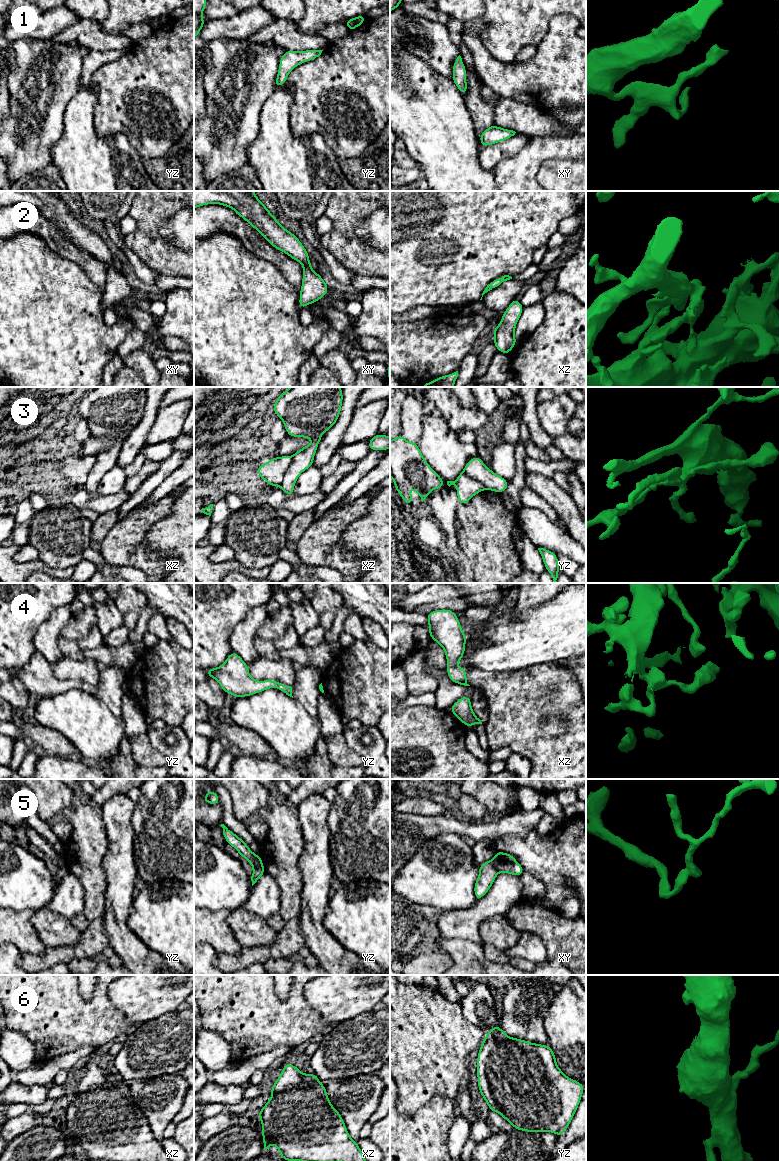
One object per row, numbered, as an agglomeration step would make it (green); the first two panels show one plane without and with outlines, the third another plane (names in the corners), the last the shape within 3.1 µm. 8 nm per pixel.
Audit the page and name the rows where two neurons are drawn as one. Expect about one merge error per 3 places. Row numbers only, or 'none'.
3, 5

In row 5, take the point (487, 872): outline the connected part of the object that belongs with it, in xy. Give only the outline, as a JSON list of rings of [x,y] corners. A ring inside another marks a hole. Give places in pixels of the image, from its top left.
[[[485,861],[479,866],[479,876],[474,886],[474,894],[477,901],[489,891],[497,875],[498,870],[491,861]]]

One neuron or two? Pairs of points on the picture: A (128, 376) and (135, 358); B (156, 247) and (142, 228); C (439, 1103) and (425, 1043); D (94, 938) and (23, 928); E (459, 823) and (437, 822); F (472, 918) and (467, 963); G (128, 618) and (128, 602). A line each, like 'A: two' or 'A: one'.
A: two
B: one
C: two
D: two
E: one
F: two
G: one

